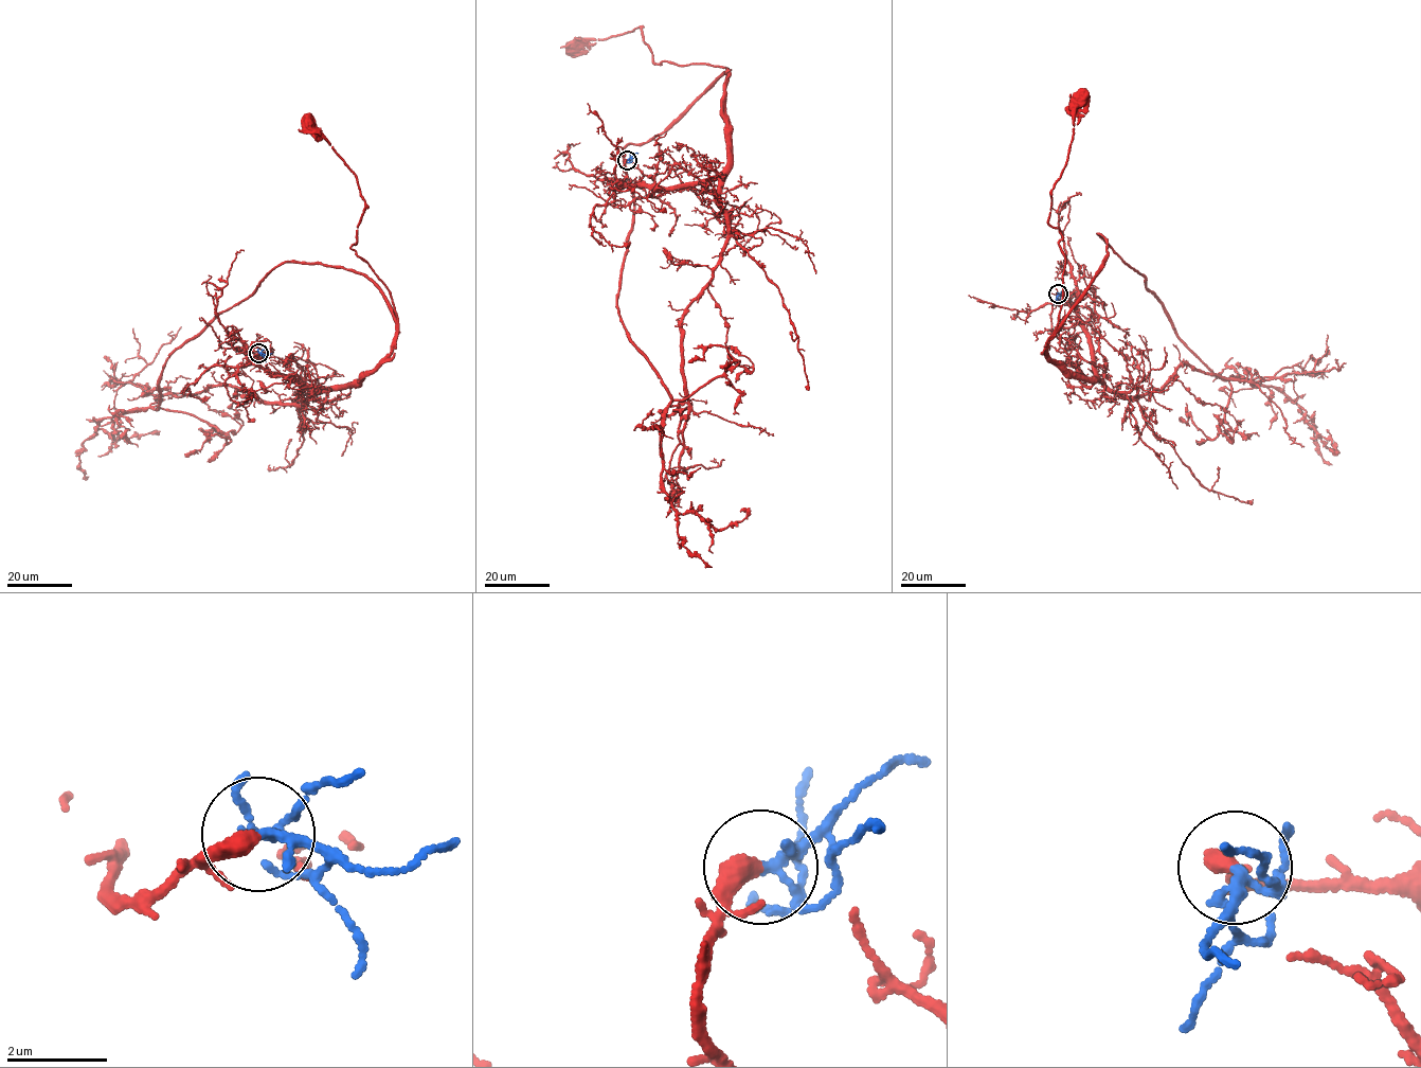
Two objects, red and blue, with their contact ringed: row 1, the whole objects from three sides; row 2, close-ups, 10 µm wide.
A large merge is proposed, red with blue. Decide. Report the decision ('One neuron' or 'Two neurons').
One neuron

